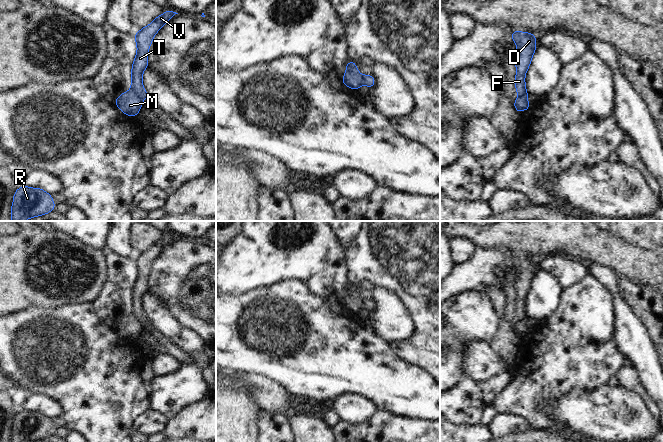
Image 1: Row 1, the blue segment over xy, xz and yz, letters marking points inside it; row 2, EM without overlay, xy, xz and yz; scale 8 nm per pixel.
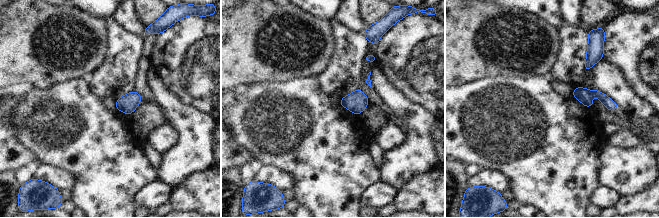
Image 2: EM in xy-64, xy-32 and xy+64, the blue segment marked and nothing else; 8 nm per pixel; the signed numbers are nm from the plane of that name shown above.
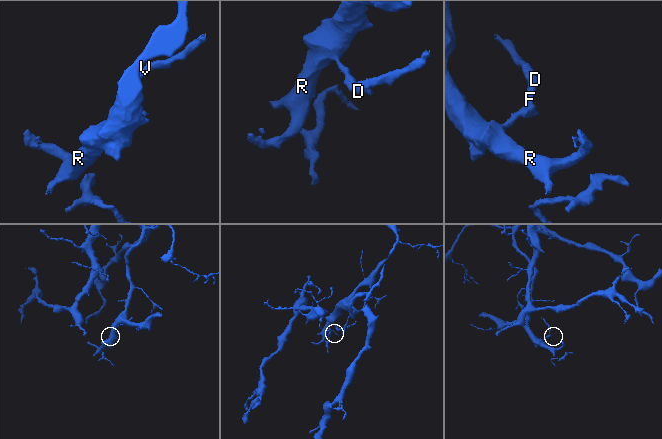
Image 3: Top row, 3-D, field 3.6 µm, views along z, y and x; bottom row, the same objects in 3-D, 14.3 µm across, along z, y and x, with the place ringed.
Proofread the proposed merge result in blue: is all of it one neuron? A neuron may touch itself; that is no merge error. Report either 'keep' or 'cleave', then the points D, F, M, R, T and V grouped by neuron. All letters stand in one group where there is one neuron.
cleave; groups D F T V / M R

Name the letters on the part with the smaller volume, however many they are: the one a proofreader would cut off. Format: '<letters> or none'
D, F, T, V

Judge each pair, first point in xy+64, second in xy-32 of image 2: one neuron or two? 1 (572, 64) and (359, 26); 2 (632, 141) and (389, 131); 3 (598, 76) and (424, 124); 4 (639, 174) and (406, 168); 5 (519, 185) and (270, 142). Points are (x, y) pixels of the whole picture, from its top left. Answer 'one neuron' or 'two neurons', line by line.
1: two neurons
2: one neuron
3: one neuron
4: one neuron
5: one neuron

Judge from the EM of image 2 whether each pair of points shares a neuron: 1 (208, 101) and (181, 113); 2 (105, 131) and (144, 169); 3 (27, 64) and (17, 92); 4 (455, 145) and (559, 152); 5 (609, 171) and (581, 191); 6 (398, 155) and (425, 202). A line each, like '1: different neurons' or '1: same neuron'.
1: different neurons
2: same neuron
3: different neurons
4: same neuron
5: different neurons
6: different neurons

